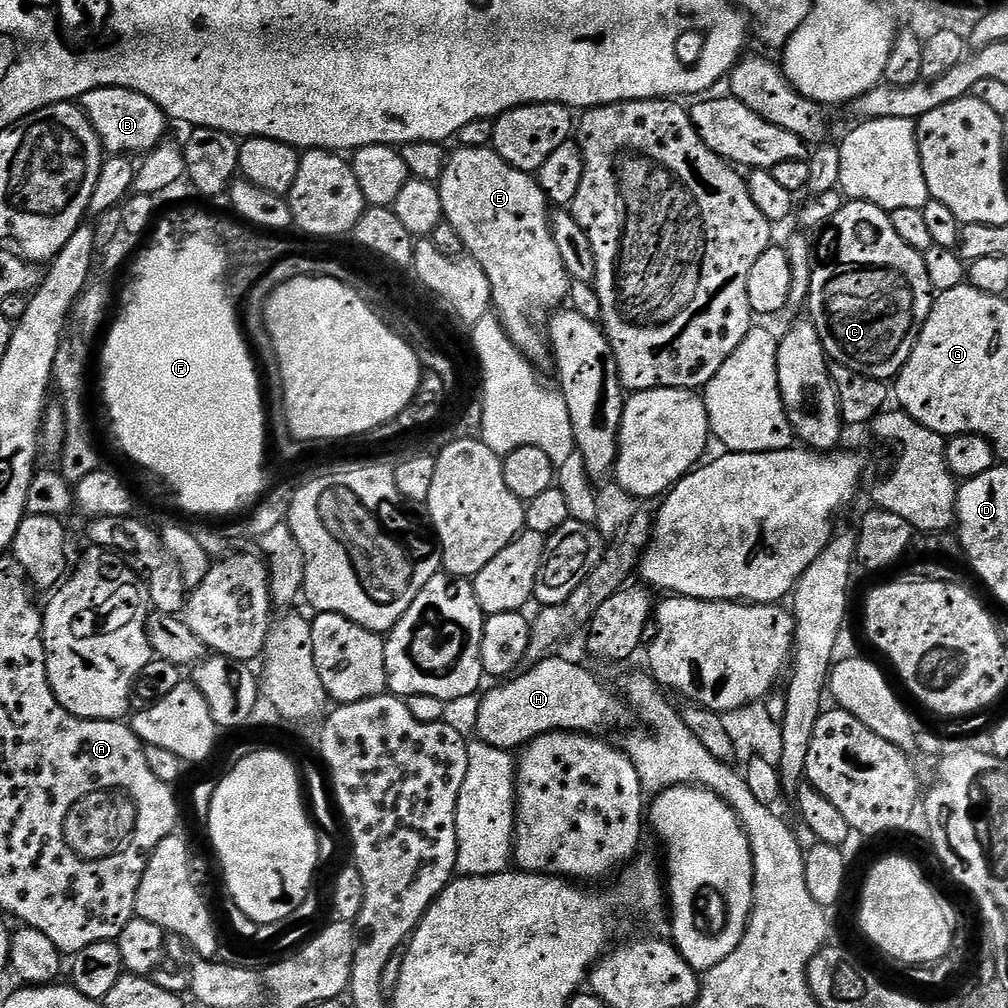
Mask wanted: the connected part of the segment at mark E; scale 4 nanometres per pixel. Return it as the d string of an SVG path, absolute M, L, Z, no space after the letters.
M491 146L457 147L455 151L449 155L448 165L444 167L442 178L438 181L444 219L461 238L463 251L486 272L486 278L490 280L494 314L499 318L510 342L514 342L516 349L533 365L549 363L550 348L545 333L536 329L535 322L528 315L531 312L551 313L559 309L569 299L570 281L566 266L562 266L562 254L558 254L558 246L554 246L546 194L529 173L510 167Z

